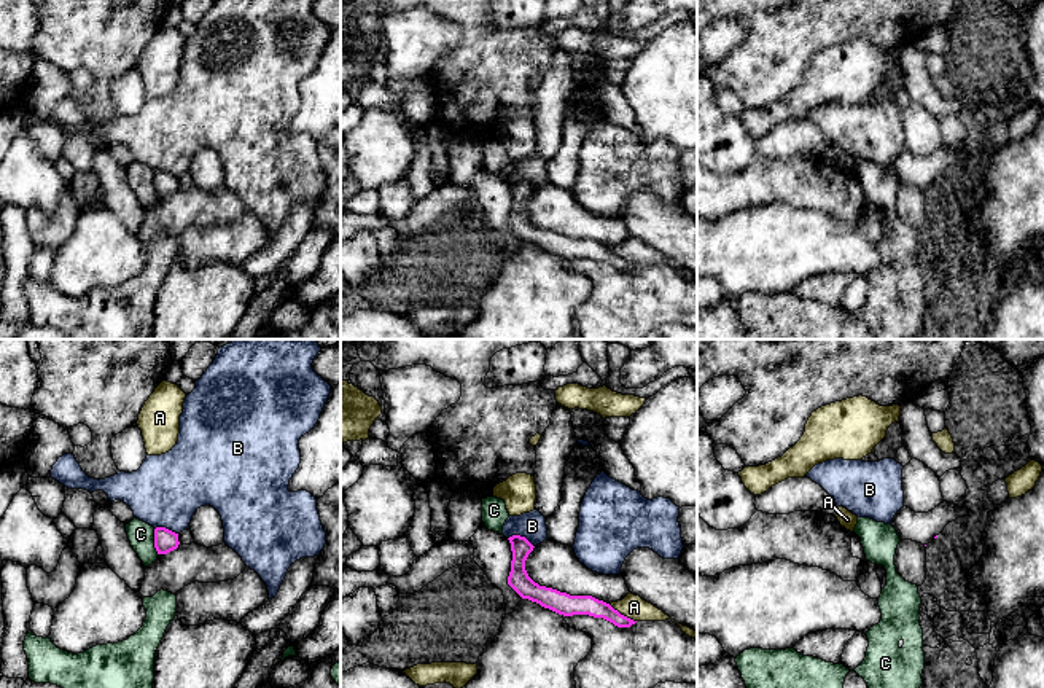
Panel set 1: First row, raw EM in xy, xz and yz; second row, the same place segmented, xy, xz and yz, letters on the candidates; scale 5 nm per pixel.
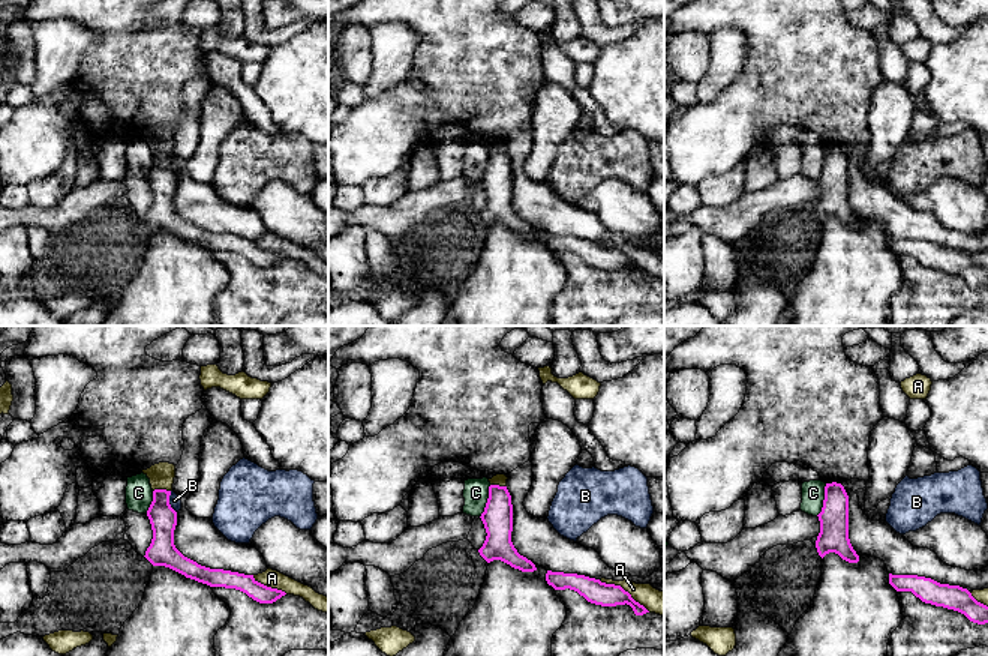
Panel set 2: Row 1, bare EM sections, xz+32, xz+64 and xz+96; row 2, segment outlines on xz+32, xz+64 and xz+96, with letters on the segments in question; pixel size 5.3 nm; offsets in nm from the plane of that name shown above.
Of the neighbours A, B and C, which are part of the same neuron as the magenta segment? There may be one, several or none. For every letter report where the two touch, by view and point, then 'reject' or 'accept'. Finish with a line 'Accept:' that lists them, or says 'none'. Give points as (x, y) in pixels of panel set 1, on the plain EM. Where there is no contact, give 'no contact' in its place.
A: contact xz (623, 258); reject
B: contact xz (521, 180); reject
C: contact xy (155, 185); reject
Accept: none

